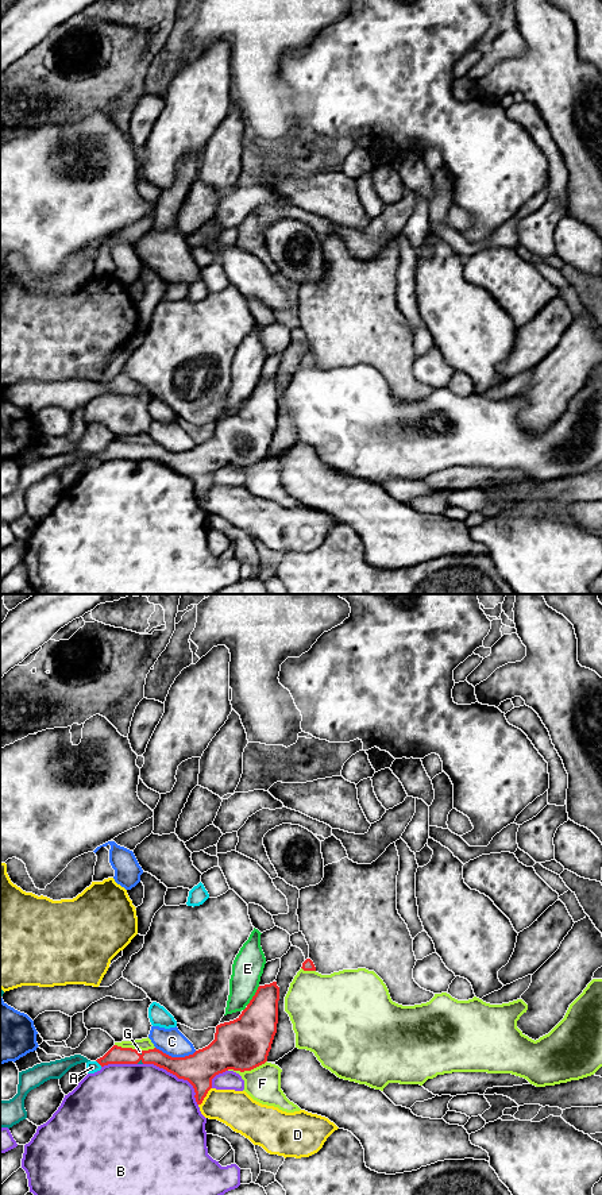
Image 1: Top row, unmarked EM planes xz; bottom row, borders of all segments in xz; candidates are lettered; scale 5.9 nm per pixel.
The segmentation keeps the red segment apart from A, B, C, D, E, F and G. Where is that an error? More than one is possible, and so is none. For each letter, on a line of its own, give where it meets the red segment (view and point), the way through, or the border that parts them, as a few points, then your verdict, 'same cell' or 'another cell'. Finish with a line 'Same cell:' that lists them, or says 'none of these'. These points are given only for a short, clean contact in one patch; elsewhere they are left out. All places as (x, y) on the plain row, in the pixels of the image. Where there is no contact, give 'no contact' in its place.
A: contact xz (99, 458); another cell
B: contact xz (177, 471); another cell
C: contact xz (176, 453); another cell
D: contact xz (205, 490); another cell
E: contact xz (254, 390); another cell
F: contact xz (246, 465); another cell
G: contact xz (138, 447); same cell
Same cell: G

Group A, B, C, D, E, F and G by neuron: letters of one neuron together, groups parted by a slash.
A / B / C / D / E / F / G

